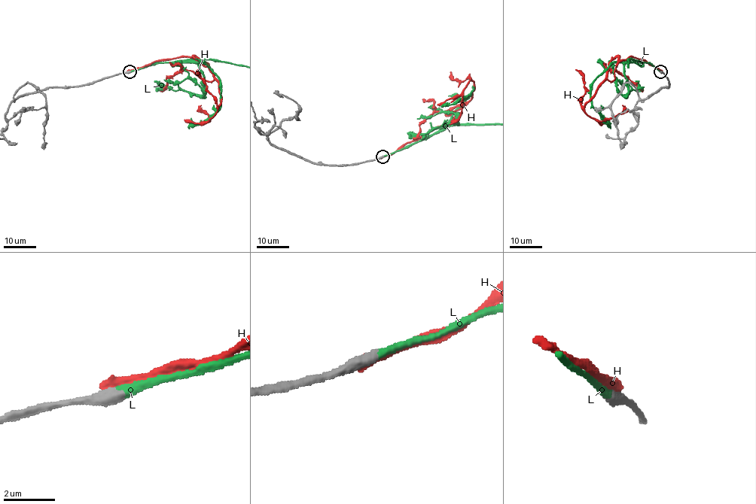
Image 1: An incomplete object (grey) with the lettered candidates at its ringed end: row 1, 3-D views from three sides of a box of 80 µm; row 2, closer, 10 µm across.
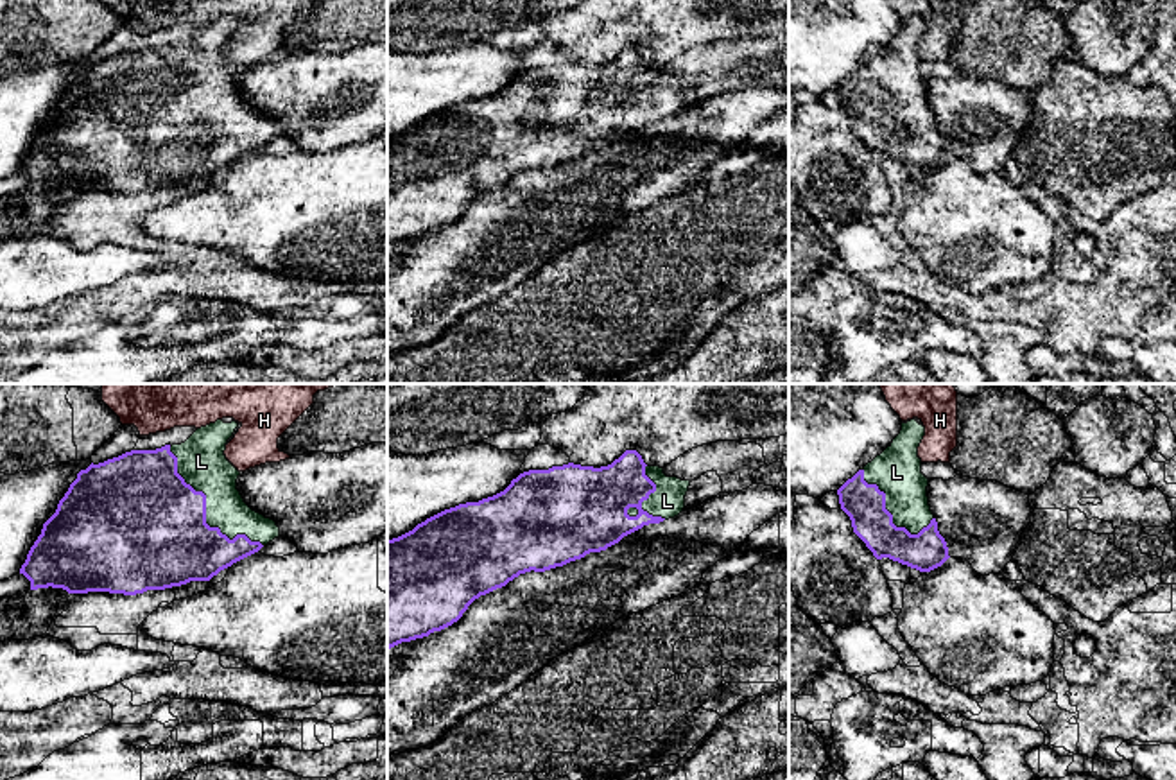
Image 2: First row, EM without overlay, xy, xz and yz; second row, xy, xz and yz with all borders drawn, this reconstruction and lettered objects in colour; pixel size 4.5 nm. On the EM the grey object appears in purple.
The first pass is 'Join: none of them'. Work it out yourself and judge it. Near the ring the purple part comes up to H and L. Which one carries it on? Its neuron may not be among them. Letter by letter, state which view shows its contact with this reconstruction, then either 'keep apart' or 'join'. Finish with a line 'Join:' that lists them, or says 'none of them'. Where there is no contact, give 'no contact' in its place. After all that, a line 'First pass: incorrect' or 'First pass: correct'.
H: no contact | keep apart
L: xy | join
Join: L
First pass: incorrect

